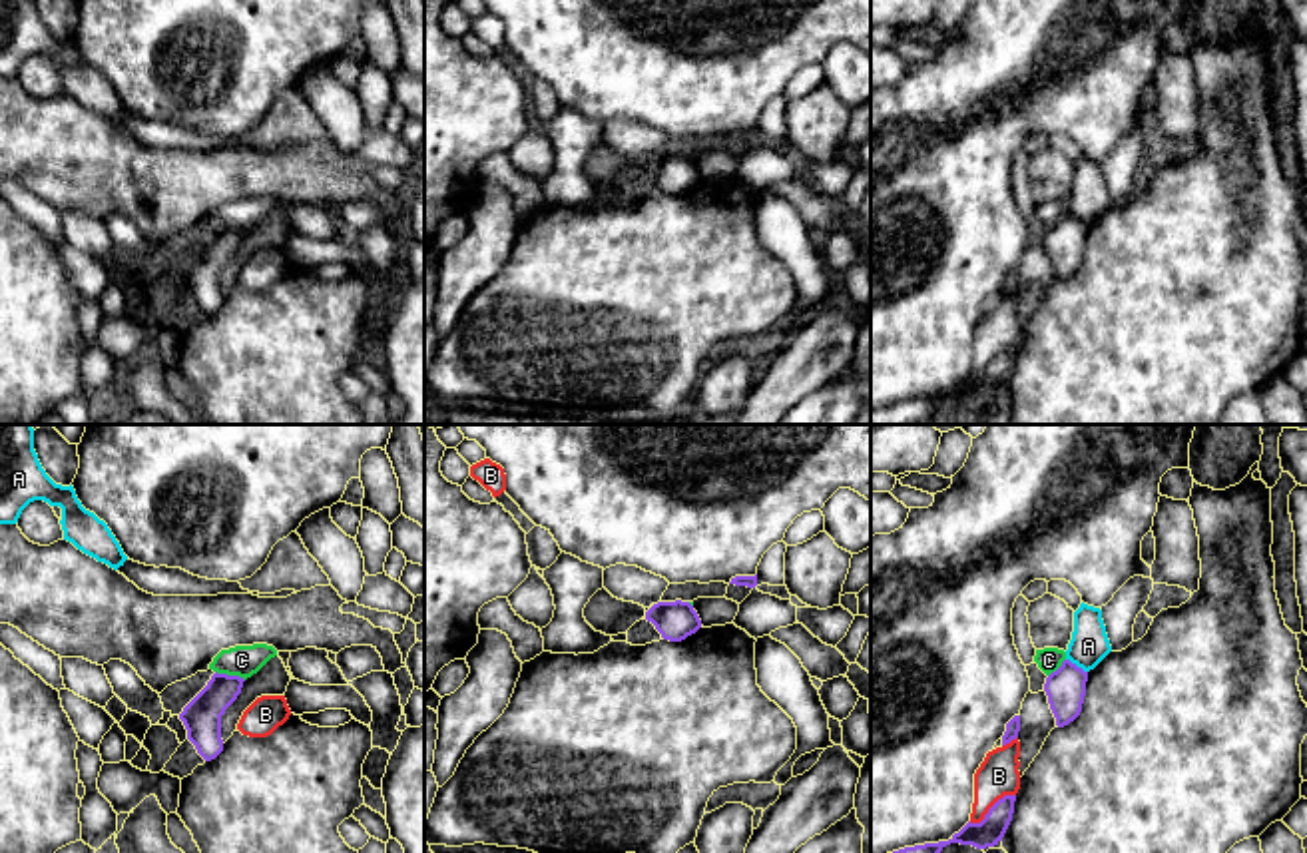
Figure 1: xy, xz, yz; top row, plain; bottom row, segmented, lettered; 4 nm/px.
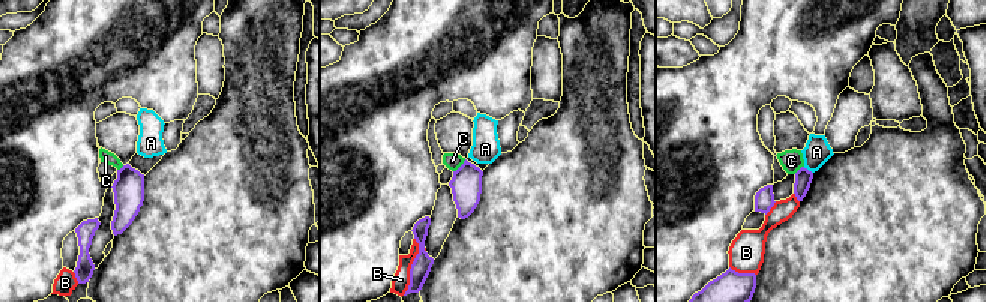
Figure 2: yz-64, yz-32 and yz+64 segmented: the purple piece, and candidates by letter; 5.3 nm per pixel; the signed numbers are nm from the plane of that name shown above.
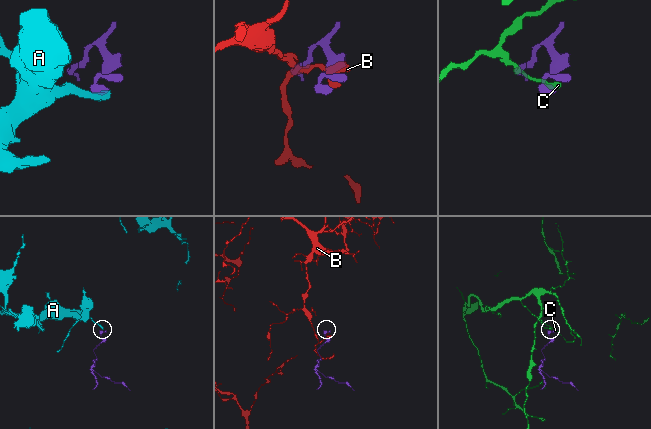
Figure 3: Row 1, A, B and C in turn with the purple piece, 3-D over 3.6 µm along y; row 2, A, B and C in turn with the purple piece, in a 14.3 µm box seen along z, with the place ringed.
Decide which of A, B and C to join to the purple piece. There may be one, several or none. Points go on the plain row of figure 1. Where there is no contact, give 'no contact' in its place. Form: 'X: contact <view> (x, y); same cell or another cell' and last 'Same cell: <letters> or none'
A: contact yz (1074, 218); another cell
B: contact yz (991, 361); another cell
C: contact xy (230, 230); another cell
Same cell: none

